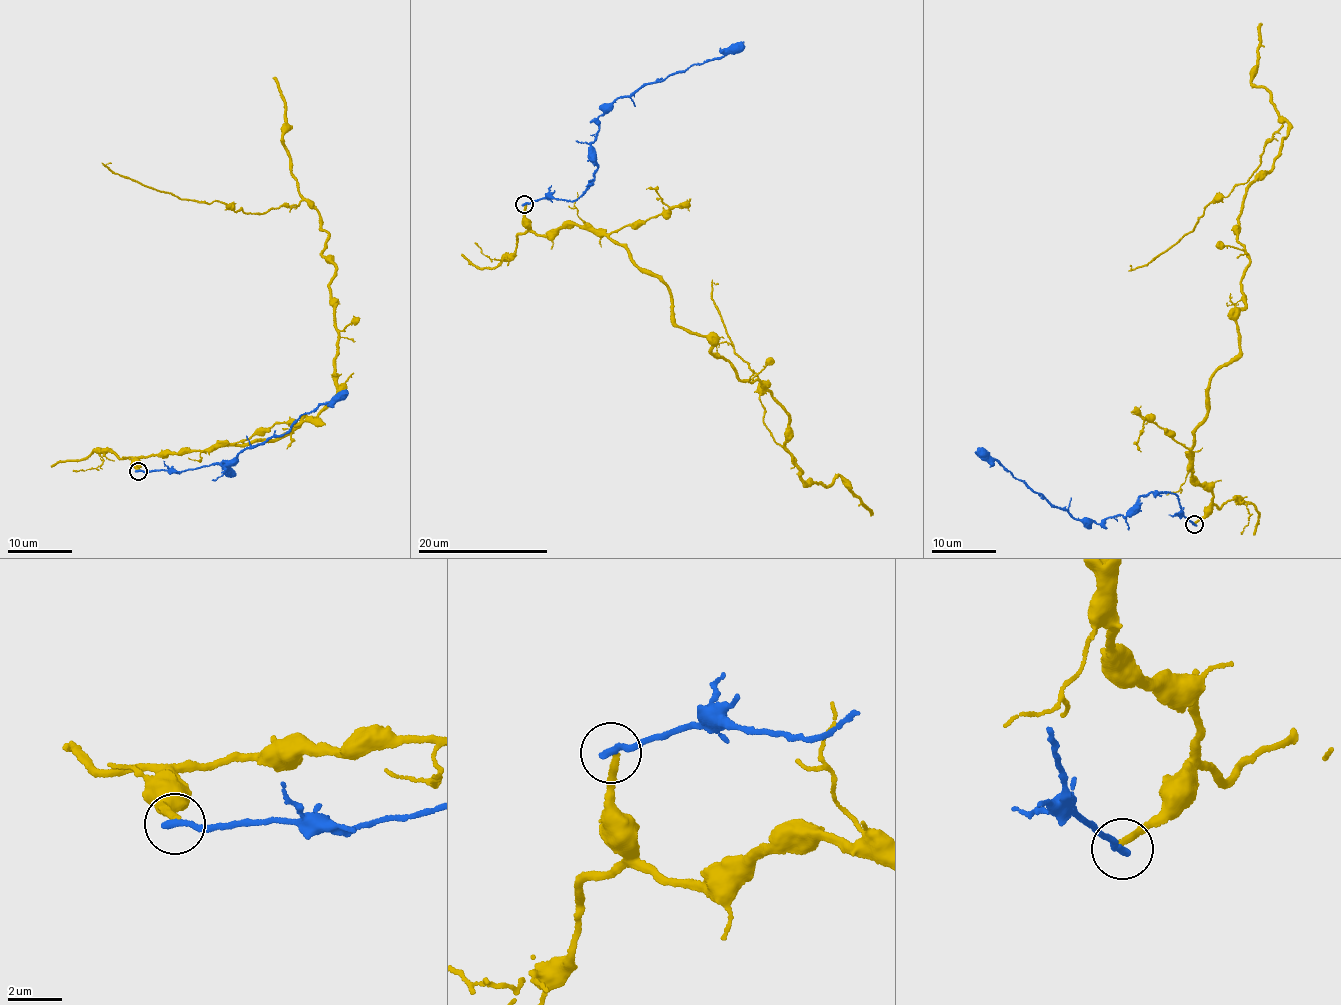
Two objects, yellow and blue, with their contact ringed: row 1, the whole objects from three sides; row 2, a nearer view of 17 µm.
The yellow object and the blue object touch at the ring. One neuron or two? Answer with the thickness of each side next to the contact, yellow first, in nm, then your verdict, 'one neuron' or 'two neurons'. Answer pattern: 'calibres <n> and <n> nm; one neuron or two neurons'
calibres 240 and 280 nm; two neurons

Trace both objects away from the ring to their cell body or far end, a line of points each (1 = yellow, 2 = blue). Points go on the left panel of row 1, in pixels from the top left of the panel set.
1: (137, 469), (148, 456), (269, 442), (337, 393), (335, 265), (320, 215), (301, 201), (234, 212), (111, 163)
2: (137, 471), (176, 471), (222, 461), (229, 463), (227, 470), (238, 454), (285, 434), (302, 414), (347, 393)

